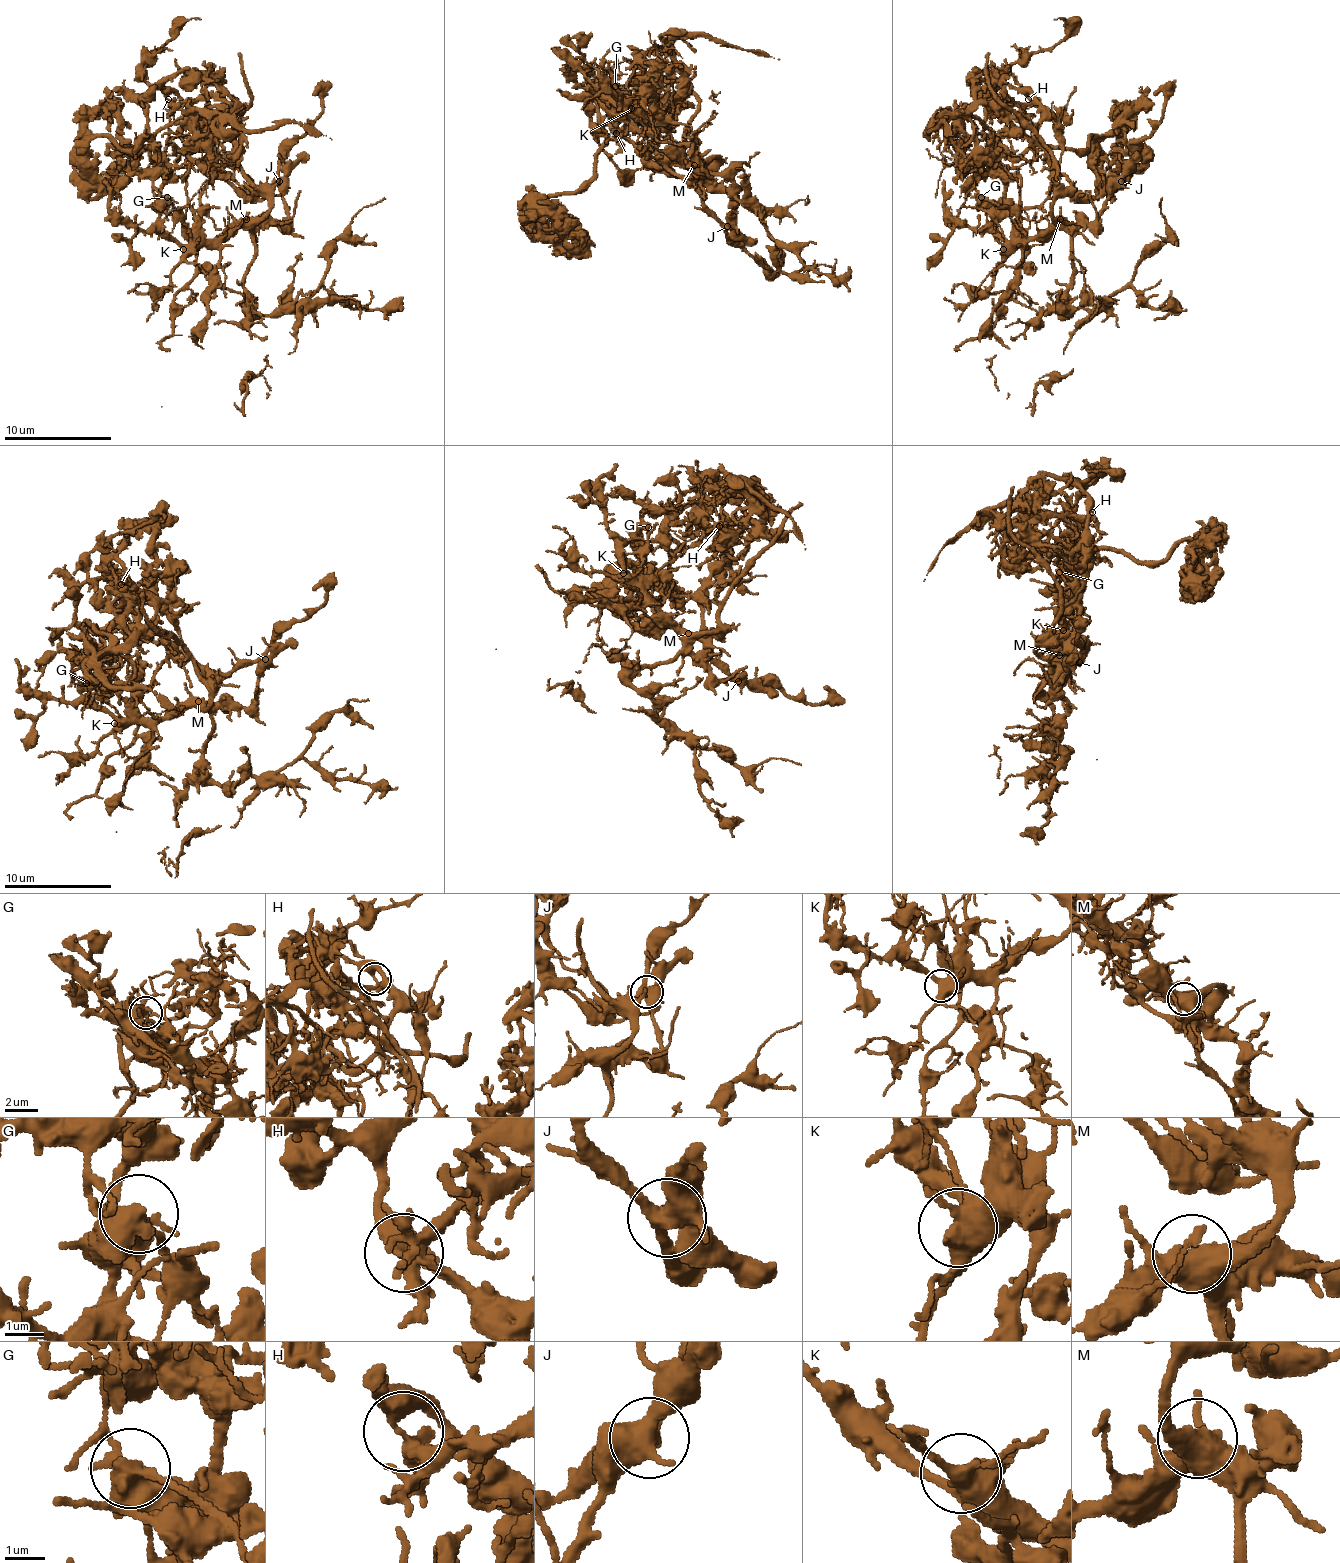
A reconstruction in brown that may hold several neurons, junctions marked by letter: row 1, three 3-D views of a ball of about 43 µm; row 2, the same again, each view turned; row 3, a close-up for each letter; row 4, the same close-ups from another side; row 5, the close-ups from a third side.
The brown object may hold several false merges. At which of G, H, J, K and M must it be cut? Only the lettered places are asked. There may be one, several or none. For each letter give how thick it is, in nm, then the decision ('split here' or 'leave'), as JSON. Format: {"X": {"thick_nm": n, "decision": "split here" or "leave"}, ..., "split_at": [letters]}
{"G": {"thick_nm": 400, "decision": "split here"}, "H": {"thick_nm": 320, "decision": "split here"}, "J": {"thick_nm": 480, "decision": "split here"}, "K": {"thick_nm": 500, "decision": "leave"}, "M": {"thick_nm": 480, "decision": "leave"}, "split_at": ["G", "H", "J"]}

